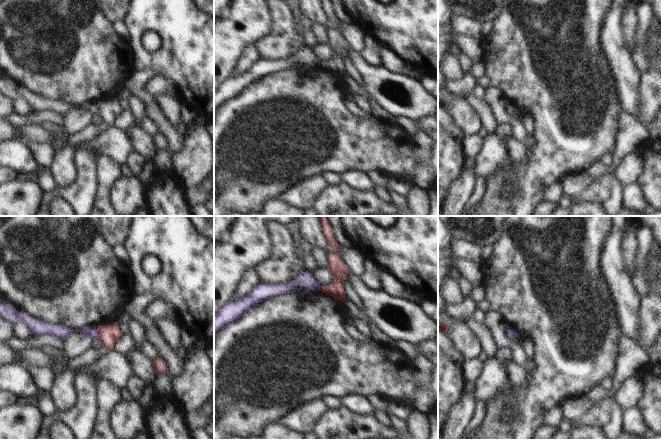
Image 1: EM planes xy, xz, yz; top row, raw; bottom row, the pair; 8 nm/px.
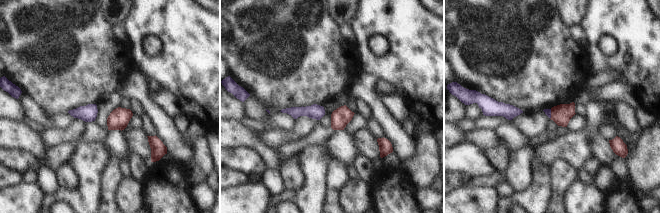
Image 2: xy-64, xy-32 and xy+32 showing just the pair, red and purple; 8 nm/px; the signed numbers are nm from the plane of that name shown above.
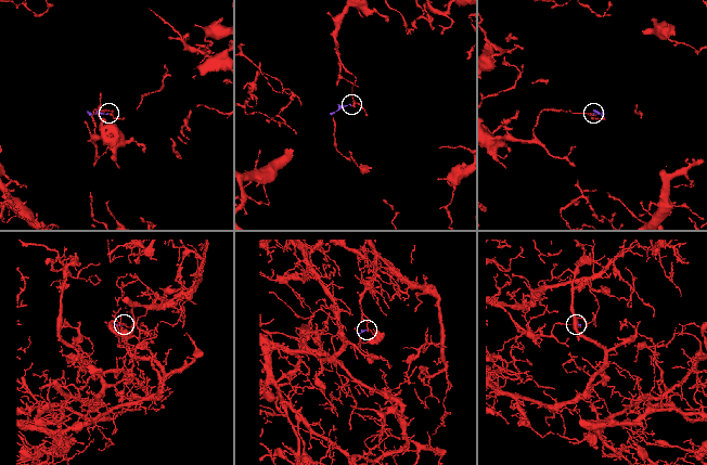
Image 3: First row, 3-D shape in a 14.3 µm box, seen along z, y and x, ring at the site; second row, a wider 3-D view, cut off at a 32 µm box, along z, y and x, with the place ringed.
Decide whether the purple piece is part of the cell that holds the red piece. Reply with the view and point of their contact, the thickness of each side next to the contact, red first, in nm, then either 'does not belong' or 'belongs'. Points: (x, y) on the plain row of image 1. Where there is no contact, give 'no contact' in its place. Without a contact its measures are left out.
xy (98, 108) | 170/90 nm | belongs

